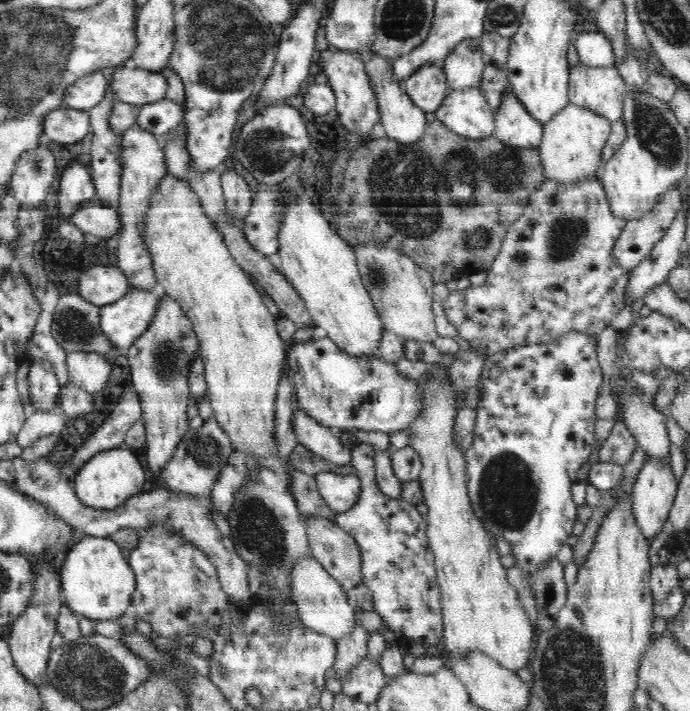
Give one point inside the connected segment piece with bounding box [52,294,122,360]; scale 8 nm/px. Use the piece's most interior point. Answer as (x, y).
(76, 326)

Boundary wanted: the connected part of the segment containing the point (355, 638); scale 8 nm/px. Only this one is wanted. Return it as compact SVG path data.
M356 624L350 636L336 641L336 658L334 667L336 679L341 680L368 655L370 632Z

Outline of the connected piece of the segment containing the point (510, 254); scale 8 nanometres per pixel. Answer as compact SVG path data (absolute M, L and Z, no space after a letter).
M588 177L582 180L562 183L562 181L546 180L542 183L540 190L536 190L531 196L530 203L526 212L511 227L508 228L506 239L500 248L499 256L492 262L490 272L487 272L487 278L484 285L477 286L468 283L462 283L458 290L450 292L447 298L442 302L443 310L450 324L456 327L458 334L468 340L471 346L483 354L496 354L496 352L505 352L510 348L519 348L530 344L549 344L555 343L560 336L565 336L569 331L583 332L587 336L599 336L610 325L614 316L625 306L624 292L627 291L629 271L620 267L616 263L614 252L617 242L628 220L624 217L612 215L611 205L608 204L608 197L604 191L600 178Z

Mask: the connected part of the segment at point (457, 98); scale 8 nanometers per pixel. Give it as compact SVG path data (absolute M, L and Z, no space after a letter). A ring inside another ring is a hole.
M480 86L449 91L435 114L449 130L470 139L491 137L495 130L495 113Z

